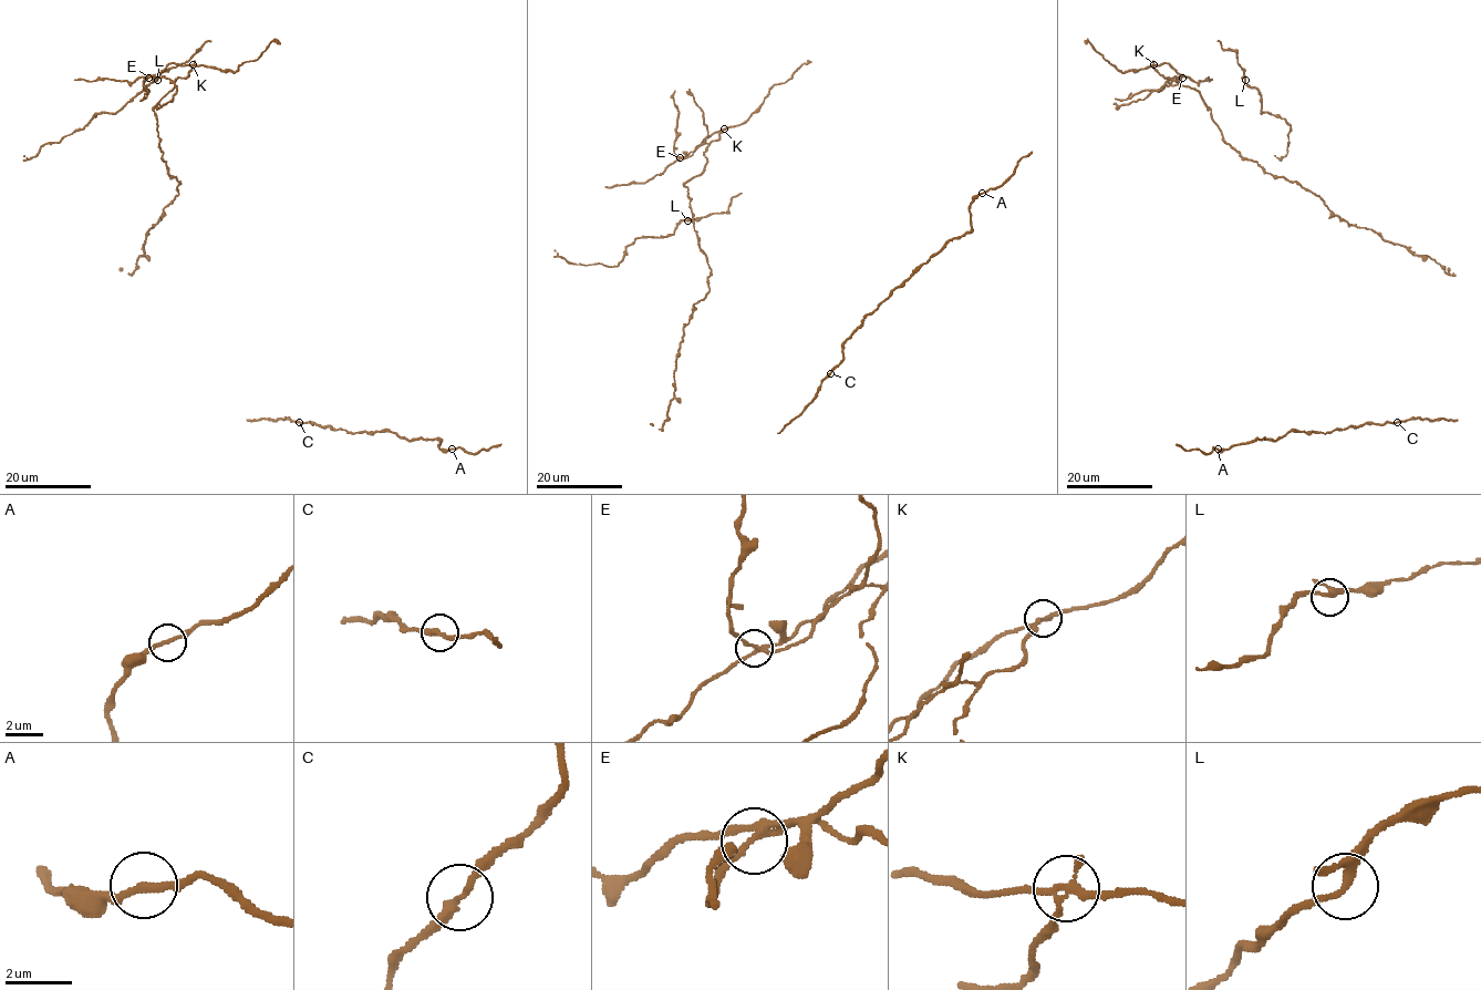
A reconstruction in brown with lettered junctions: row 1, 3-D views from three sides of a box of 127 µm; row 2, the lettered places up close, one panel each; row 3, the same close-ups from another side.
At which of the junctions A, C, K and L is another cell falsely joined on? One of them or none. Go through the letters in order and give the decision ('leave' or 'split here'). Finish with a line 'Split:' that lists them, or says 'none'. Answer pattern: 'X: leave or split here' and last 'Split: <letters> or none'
A: leave
C: leave
K: split here
L: leave
Split: K

